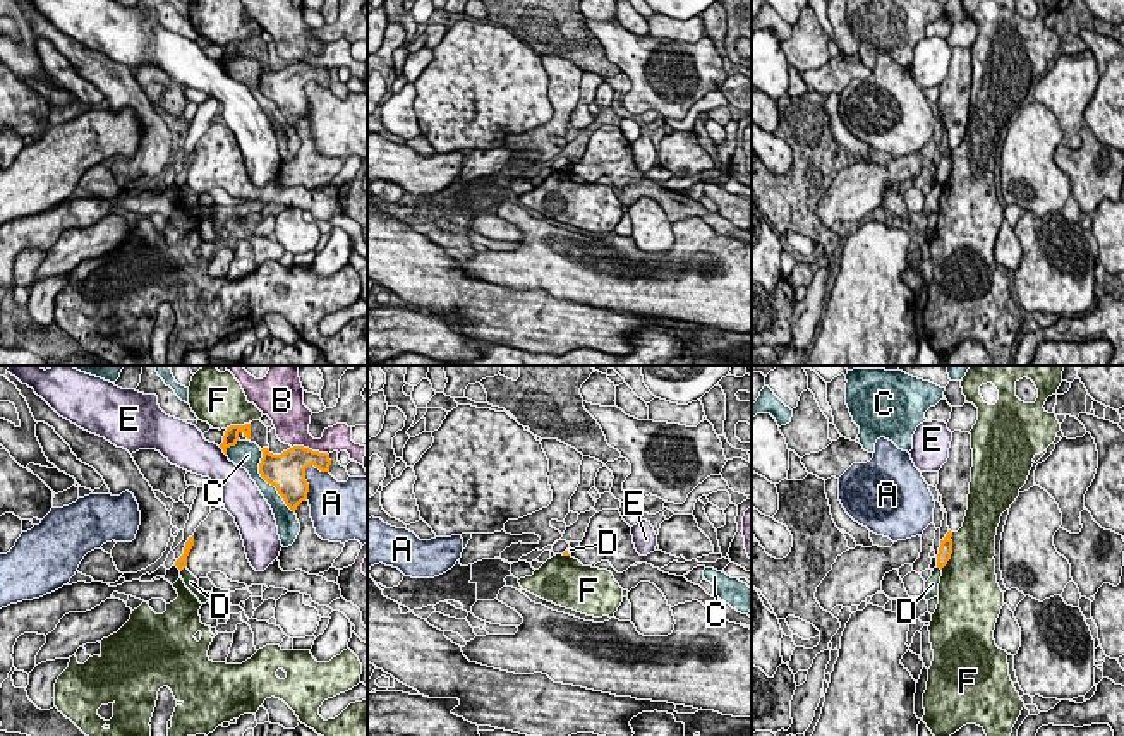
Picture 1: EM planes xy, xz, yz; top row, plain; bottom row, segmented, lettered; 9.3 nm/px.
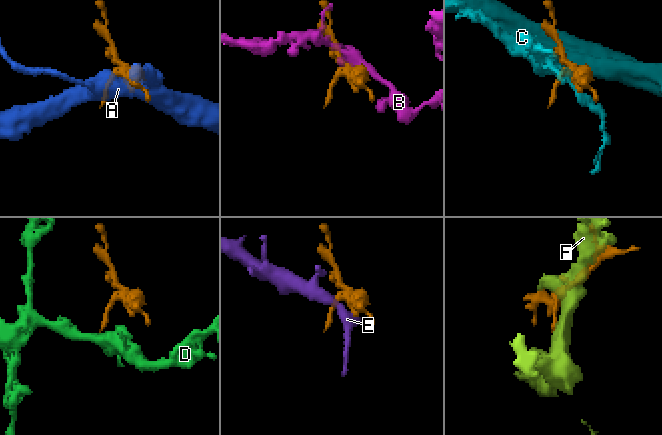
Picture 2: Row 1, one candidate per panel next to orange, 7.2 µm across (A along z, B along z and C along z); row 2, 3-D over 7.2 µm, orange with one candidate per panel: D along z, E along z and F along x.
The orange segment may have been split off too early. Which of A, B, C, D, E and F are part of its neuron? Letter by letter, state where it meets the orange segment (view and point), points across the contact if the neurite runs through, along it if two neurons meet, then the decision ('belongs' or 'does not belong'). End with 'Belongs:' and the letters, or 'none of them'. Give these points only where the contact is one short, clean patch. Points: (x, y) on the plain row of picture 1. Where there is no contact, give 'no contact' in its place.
A: xy (304, 88) | does not belong
B: xy (311, 66) | does not belong
C: xy (268, 98) | does not belong
D: xy (184, 182) | along xy (186, 180), (181, 187) | does not belong
E: xy (223, 67) | does not belong
F: yz (951, 167) | does not belong
Belongs: none of them

